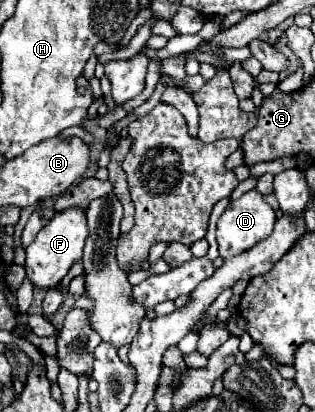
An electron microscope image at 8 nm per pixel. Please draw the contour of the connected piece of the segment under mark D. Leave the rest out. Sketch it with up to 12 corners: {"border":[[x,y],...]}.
{"border":[[256,190],[232,200],[216,224],[220,256],[272,234],[276,212]]}

